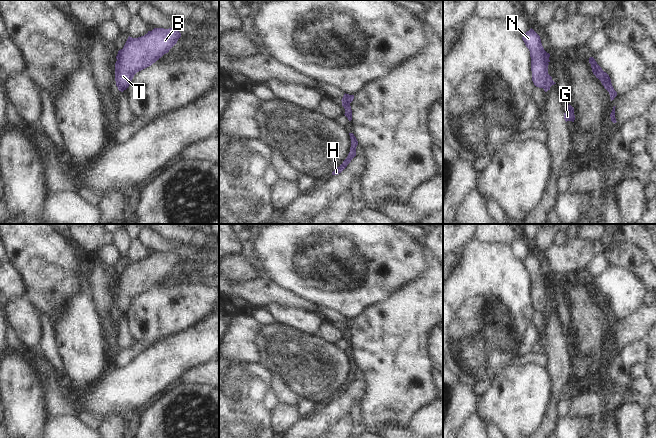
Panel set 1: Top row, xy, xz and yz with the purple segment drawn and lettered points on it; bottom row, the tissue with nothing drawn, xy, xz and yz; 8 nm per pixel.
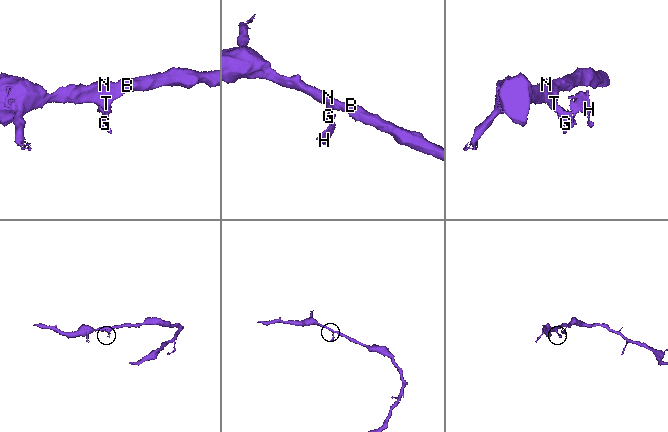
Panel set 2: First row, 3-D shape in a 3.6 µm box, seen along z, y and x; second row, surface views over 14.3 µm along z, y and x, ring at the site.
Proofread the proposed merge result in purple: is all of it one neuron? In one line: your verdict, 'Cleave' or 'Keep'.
Cleave

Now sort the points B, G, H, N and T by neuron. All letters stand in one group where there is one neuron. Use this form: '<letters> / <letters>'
B N T / G H

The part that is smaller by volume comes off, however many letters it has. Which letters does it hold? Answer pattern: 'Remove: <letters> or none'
Remove: G, H

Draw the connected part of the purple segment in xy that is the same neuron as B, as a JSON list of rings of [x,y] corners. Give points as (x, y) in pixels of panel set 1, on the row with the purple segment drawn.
[[[154,28],[138,38],[129,36],[116,56],[116,86],[126,90],[137,72],[151,66],[168,53],[180,37],[181,33],[172,28]]]

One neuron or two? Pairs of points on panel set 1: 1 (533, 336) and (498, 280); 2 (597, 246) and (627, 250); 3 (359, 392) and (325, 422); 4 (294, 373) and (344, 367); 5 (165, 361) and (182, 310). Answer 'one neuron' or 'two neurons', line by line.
1: two neurons
2: two neurons
3: one neuron
4: one neuron
5: two neurons

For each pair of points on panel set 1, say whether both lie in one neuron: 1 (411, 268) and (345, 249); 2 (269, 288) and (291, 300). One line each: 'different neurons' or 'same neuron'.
1: same neuron
2: same neuron

